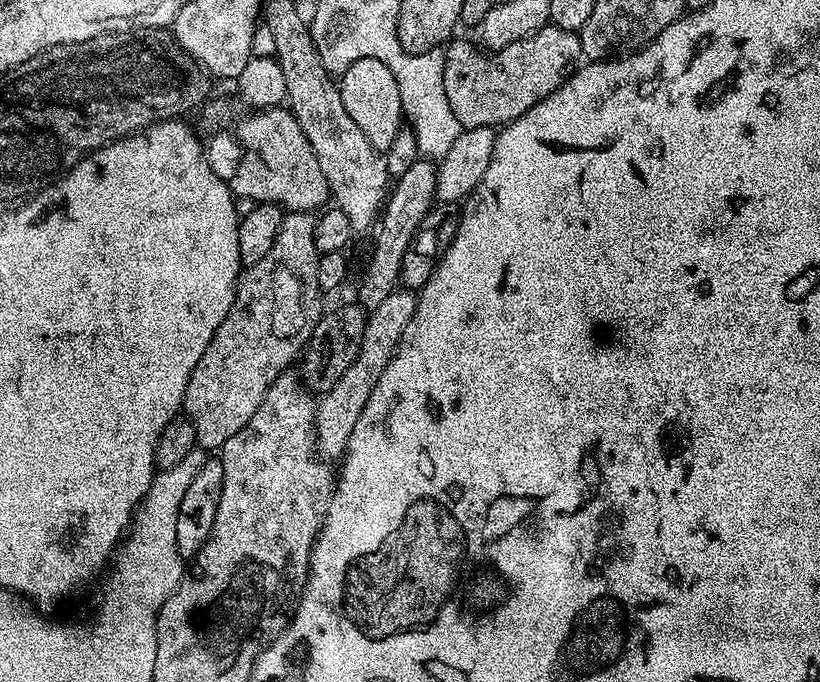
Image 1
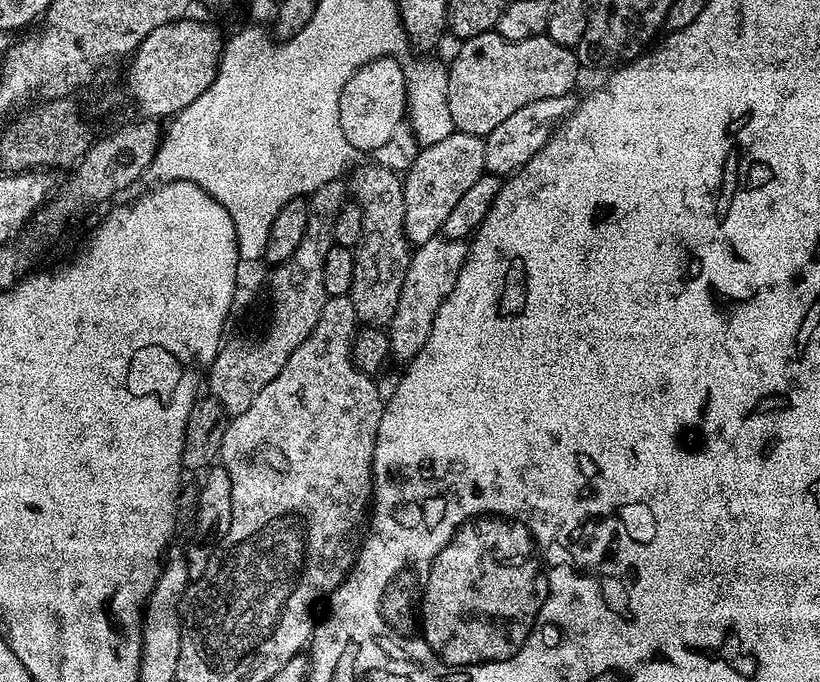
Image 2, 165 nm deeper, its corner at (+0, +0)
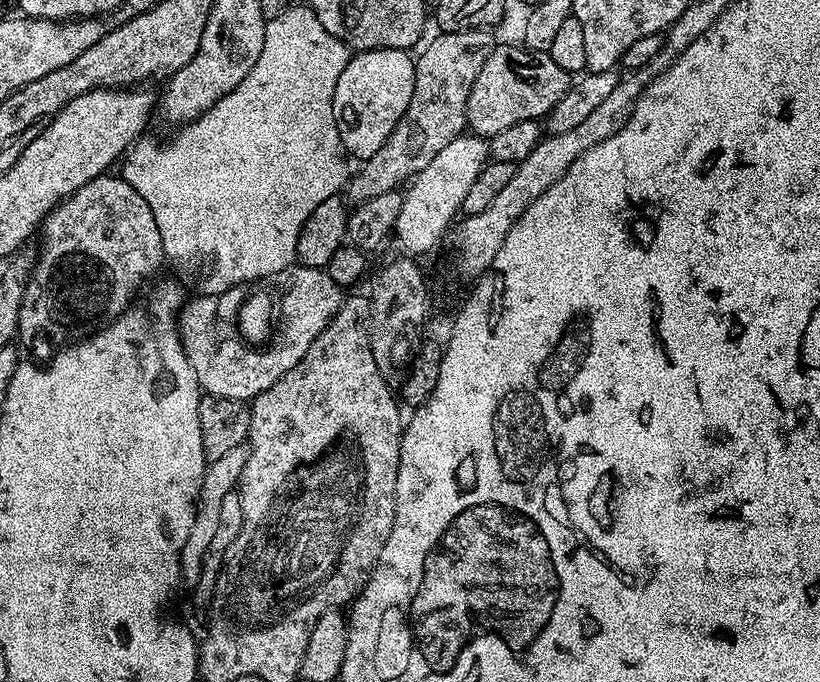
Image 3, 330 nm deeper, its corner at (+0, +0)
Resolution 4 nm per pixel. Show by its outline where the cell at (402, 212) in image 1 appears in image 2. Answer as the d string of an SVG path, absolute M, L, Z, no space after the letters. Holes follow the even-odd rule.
M453 130L449 136L442 138L442 142L423 145L419 149L420 153L412 160L412 165L408 168L408 176L403 177L404 194L405 194L405 238L412 246L419 246L430 242L435 236L441 235L444 230L446 217L449 216L450 210L462 199L462 194L478 182L478 178L485 175L486 169L486 146L484 145L485 137L475 136Z

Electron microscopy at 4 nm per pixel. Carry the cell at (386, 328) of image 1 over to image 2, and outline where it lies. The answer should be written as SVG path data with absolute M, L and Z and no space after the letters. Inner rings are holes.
M443 234L419 245L411 253L397 309L394 310L392 320L386 325L388 351L393 361L411 361L412 357L420 353L422 346L426 346L430 330L434 326L434 314L438 314L438 306L442 306L450 290L454 290L454 282L458 282L458 274L467 256L468 244L465 241L450 240Z

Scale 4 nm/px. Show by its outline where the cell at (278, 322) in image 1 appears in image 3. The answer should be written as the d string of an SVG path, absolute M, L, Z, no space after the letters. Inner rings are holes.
M482 28L440 32L428 45L423 45L424 53L415 57L414 94L410 94L410 106L406 106L406 114L402 114L390 138L386 138L382 150L363 161L359 165L360 173L357 176L355 173L347 181L347 199L353 205L378 198L378 194L397 191L422 169L430 166L434 157L445 146L450 146L454 138L461 136L468 122L466 102L470 98L470 86L474 86L474 78L478 78L482 62L490 58L494 47L492 35L491 31Z

